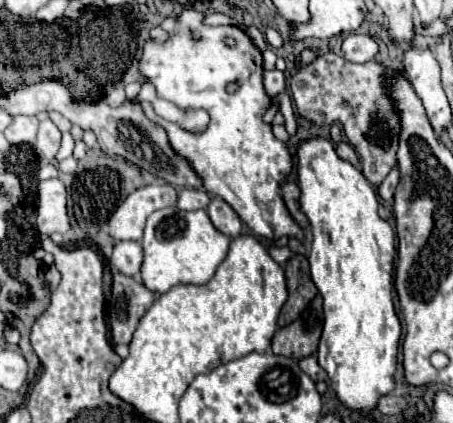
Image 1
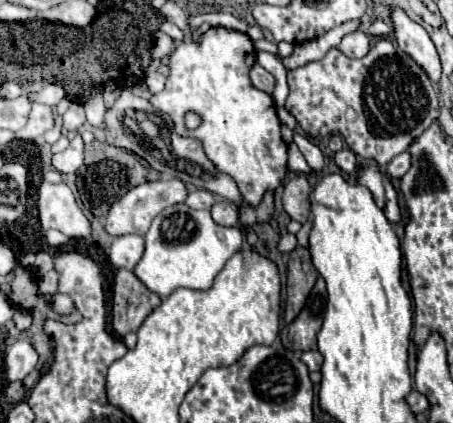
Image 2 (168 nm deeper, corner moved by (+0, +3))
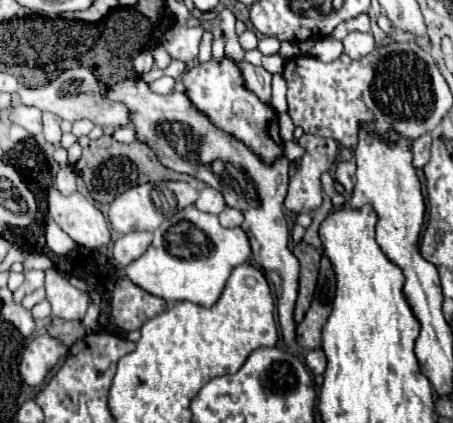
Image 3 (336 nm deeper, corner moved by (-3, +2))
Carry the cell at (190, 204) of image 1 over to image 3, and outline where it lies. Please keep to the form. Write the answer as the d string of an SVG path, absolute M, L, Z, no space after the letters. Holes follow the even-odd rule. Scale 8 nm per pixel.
M207 186L207 188L199 194L199 198L197 198L195 206L197 206L199 210L203 210L203 212L219 214L227 204L225 204L225 198L223 198L223 194L221 194L219 190L215 190L215 188Z

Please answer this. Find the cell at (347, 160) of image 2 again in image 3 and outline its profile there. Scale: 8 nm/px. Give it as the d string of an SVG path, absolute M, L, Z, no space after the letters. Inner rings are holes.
M339 162L335 170L335 180L345 188L347 194L353 192L355 186L355 164L353 162Z

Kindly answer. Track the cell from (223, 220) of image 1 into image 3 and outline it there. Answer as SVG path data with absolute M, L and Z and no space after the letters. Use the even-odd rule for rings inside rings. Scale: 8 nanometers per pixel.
M225 208L221 214L219 214L219 220L225 228L235 228L235 226L241 226L243 224L243 214L235 208Z

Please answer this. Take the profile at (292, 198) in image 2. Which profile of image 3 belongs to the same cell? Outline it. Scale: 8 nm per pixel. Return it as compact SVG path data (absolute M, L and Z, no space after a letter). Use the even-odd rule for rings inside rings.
M303 134L297 144L305 154L293 162L285 208L301 214L313 212L321 206L321 174L331 170L339 148L335 140L315 138L311 134Z

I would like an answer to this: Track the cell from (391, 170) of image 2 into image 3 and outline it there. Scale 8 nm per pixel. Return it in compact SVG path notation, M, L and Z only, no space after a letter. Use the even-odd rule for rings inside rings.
M423 134L413 142L413 162L417 168L423 168L429 162L431 156L431 144L433 144L433 134Z

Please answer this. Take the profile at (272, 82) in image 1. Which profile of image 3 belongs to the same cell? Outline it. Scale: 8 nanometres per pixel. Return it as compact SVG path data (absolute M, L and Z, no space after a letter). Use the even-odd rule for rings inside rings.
M247 60L235 62L239 72L243 74L245 88L251 90L261 102L269 104L271 102L271 74L263 66L253 66Z

